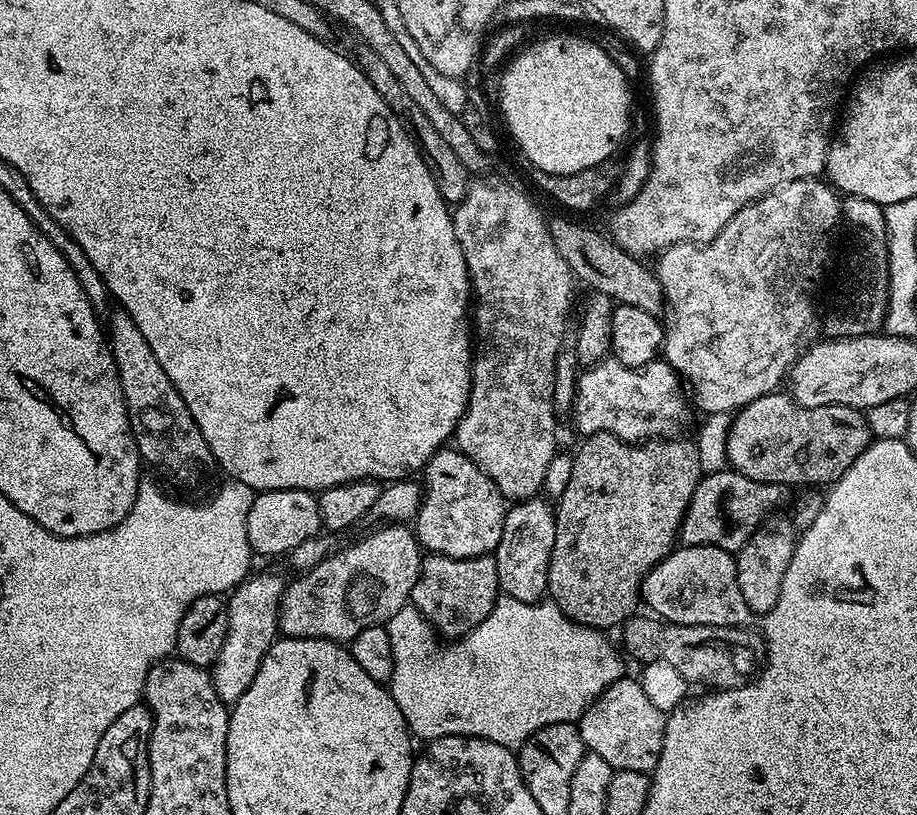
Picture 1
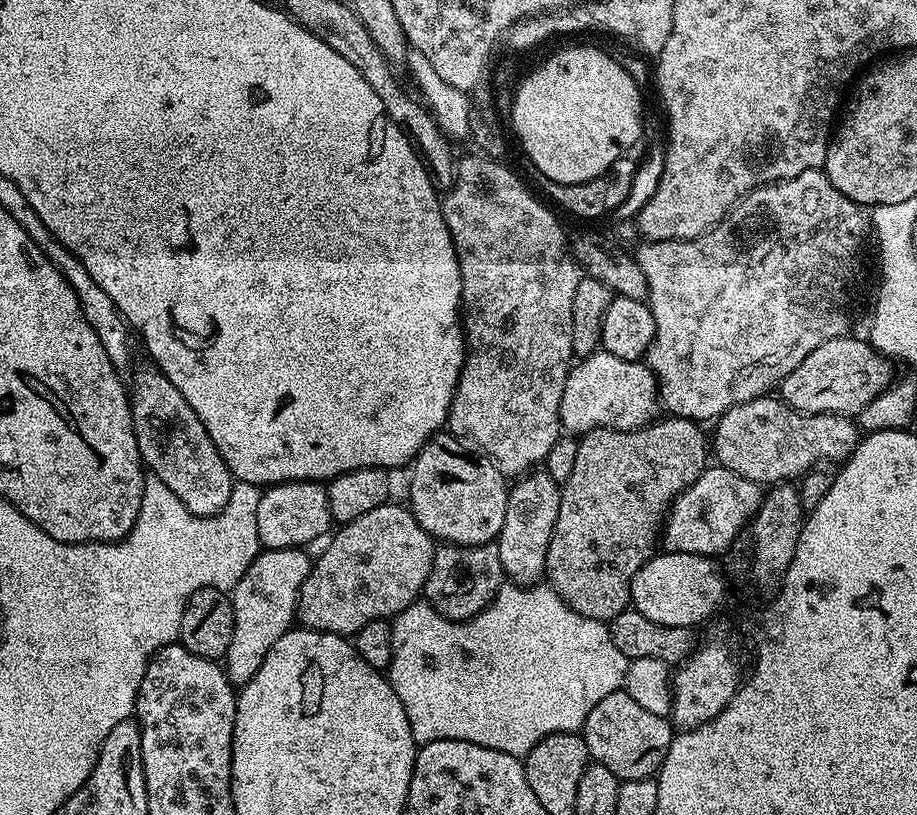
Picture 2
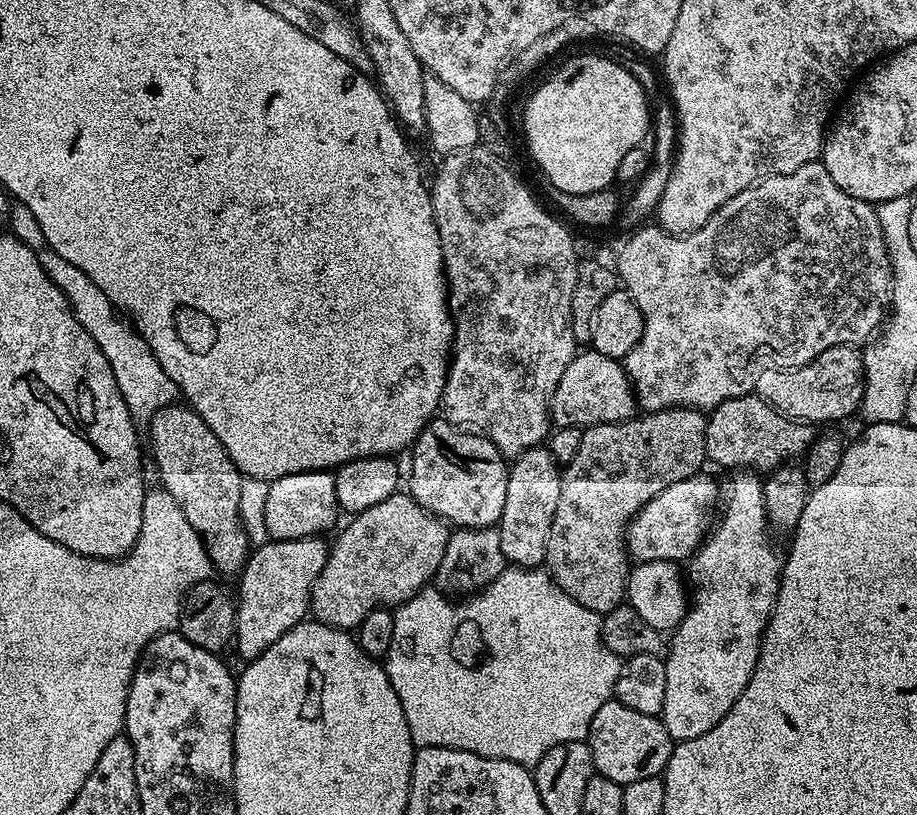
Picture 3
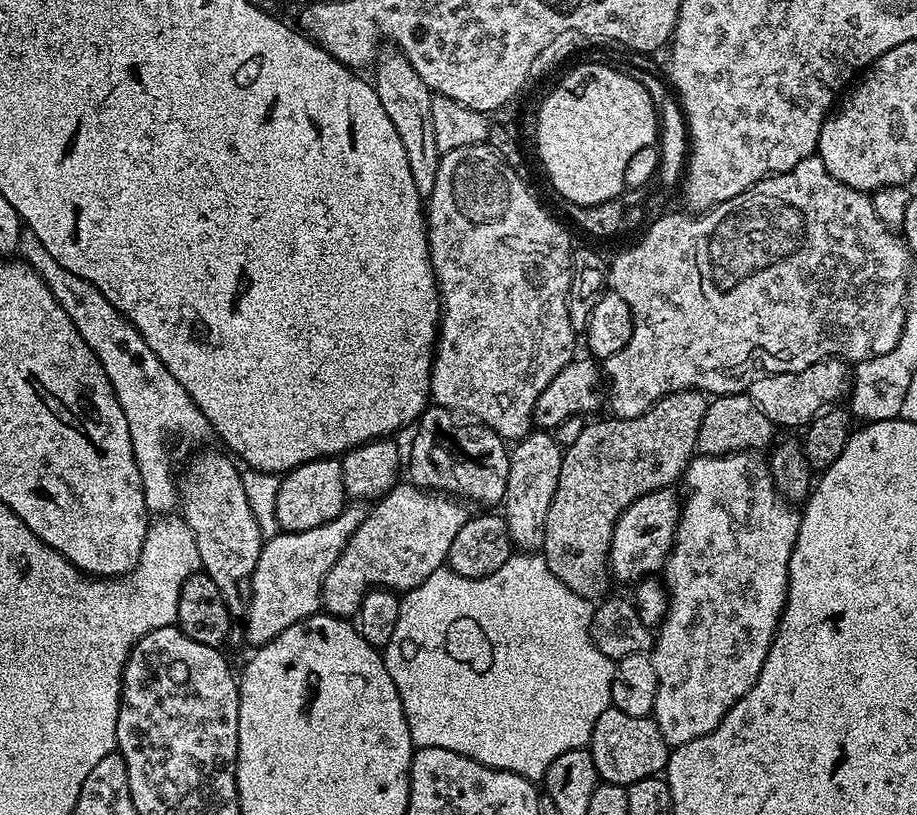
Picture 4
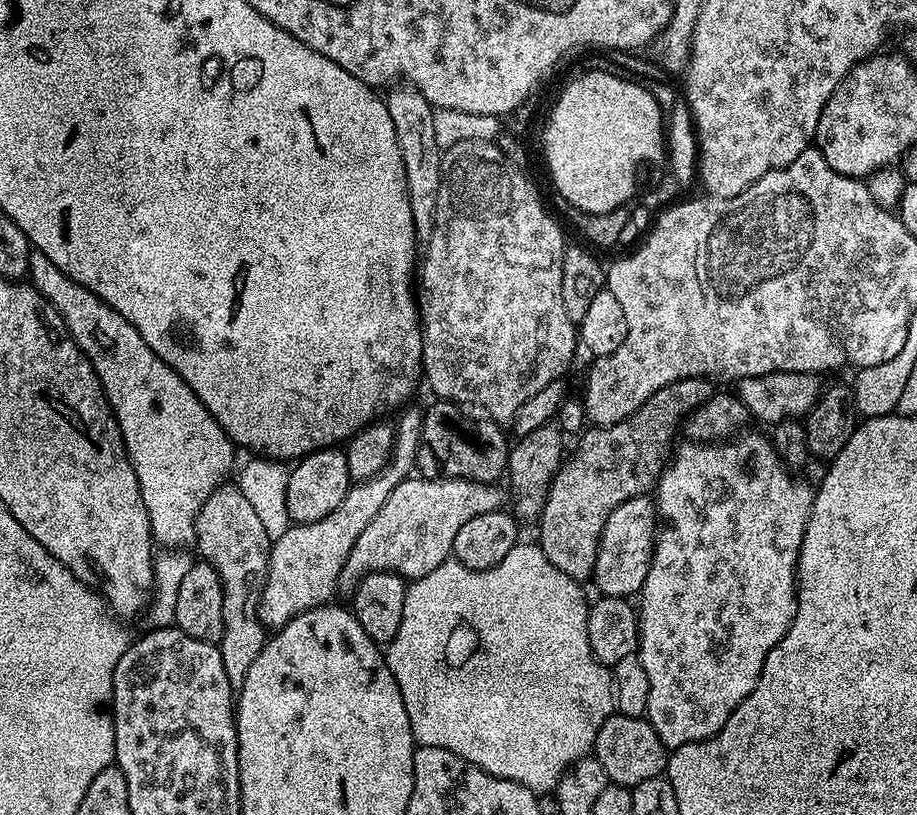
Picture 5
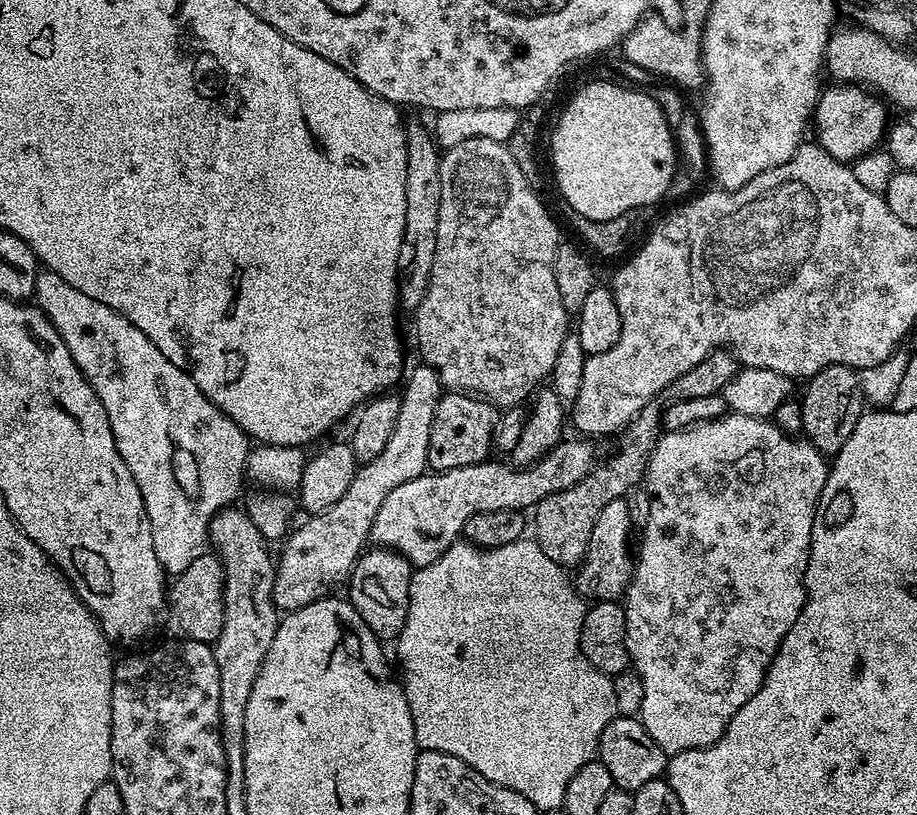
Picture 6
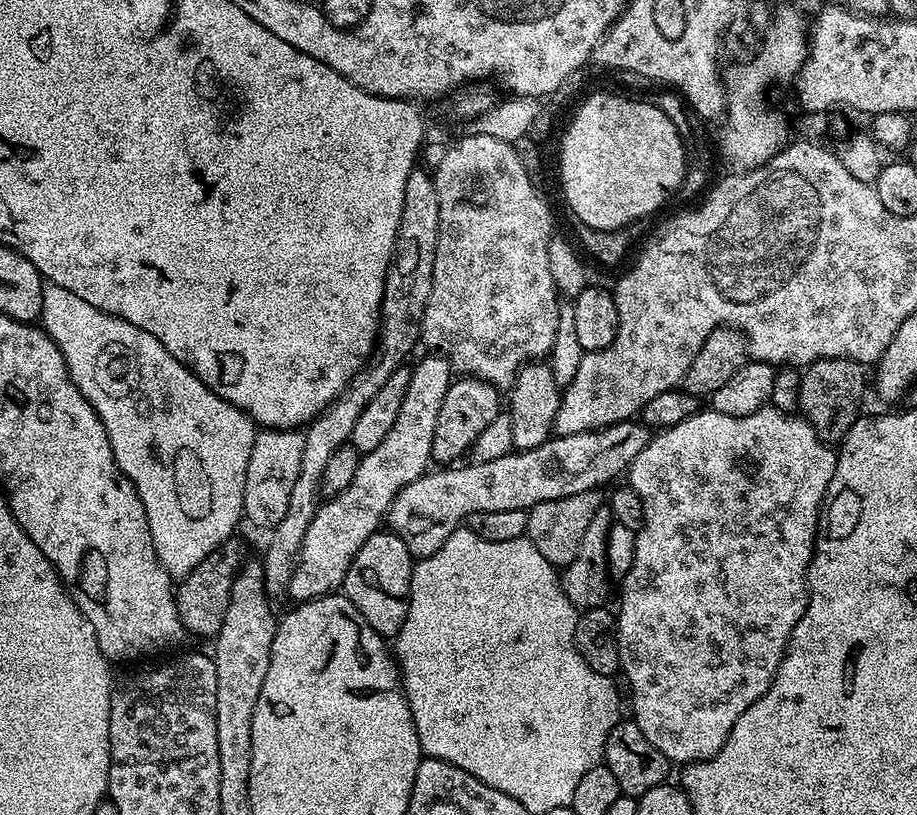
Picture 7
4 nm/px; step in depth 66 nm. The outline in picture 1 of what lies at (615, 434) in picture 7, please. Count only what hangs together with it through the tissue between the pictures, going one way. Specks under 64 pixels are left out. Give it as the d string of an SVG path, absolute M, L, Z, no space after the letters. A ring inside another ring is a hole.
M384 524L376 526L373 532L368 532L365 536L357 538L353 544L345 546L341 552L333 551L322 562L318 562L318 566L314 566L310 571L297 575L296 581L289 583L284 589L284 597L280 599L280 632L284 636L293 636L294 638L318 638L319 640L334 640L337 642L351 642L360 631L364 628L375 628L377 626L387 625L390 618L394 618L394 614L398 614L398 610L402 610L410 603L412 591L420 577L420 562L422 559L422 549L420 543L416 540L416 533L408 524Z

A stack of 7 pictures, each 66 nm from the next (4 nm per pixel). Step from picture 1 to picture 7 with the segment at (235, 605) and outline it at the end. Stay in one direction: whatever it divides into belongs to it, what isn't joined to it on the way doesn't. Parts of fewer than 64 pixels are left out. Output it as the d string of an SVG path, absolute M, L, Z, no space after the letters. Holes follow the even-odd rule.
M424 355L428 356L411 365L410 386L402 397L402 407L398 418L394 418L394 426L390 426L390 434L382 438L375 450L361 455L358 470L354 470L354 482L317 507L310 530L306 530L306 538L302 538L302 550L288 583L288 596L294 598L293 601L333 595L343 585L350 562L354 562L366 538L381 531L382 521L398 490L410 486L410 482L429 471L433 463L434 426L438 426L438 410L442 410L442 398L446 398L446 390L452 385L454 369L442 355Z

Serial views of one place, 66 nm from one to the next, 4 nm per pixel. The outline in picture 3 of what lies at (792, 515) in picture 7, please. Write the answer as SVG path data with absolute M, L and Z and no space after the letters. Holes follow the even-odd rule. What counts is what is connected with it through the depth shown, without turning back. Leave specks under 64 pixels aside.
M736 470L729 476L732 477L718 488L719 515L715 517L704 543L687 561L686 576L694 591L690 596L688 613L671 633L663 657L666 696L659 717L674 742L698 738L706 734L706 730L714 730L714 726L726 718L734 702L738 702L756 669L760 644L764 641L764 627L772 616L780 589L782 556L776 553L768 537L770 528L764 515L764 485L761 477L751 470Z

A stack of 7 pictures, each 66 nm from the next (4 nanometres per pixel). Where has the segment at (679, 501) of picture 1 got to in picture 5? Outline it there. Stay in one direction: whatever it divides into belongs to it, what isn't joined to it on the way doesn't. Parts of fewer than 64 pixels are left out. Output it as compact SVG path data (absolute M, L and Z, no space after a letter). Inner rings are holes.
M706 376L670 382L670 386L662 386L658 394L651 396L622 422L605 428L589 427L579 437L576 453L573 456L571 453L552 477L548 497L538 517L538 543L558 571L577 582L591 577L606 518L614 514L614 506L622 506L622 502L655 489L673 451L672 439L676 432L678 436L678 426L714 395L712 384L713 381Z

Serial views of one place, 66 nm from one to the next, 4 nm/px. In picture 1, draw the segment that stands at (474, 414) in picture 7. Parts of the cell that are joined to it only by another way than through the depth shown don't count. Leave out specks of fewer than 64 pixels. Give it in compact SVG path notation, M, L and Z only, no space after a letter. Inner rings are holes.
M445 446L437 450L422 469L422 495L420 509L414 521L416 540L425 553L450 558L478 558L495 553L502 538L502 526L506 501L496 483L489 478L469 456L465 456L455 446Z

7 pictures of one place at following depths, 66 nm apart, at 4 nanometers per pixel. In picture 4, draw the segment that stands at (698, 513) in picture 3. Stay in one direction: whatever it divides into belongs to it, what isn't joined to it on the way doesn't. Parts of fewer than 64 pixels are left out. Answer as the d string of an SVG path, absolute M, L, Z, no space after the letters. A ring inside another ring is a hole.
M671 487L654 490L650 494L638 498L630 506L626 506L626 510L618 518L608 551L608 566L613 581L621 580L622 583L632 586L661 571L664 561L668 559L668 554L676 542L676 527L680 521L680 509L682 507L681 497L675 496L672 491Z

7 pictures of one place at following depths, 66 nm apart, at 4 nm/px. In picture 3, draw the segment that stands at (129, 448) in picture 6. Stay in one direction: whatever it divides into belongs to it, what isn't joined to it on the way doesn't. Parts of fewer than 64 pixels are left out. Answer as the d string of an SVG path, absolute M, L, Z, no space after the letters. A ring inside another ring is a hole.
M13 203L6 224L11 235L17 236L26 246L30 246L30 250L36 252L42 270L46 270L54 286L58 286L58 290L66 294L74 318L82 322L82 330L86 330L86 334L90 334L90 338L98 342L98 350L106 354L106 362L110 362L110 370L114 370L118 390L122 390L122 398L126 398L126 406L133 420L147 422L159 408L175 405L178 400L176 383L168 377L166 370L162 370L162 366L158 366L158 358L154 358L148 343L114 307L110 298L106 298L106 294L102 294L102 290L98 290L98 286L94 286L94 282L90 282L90 278L86 278L86 274L78 270L78 266L66 262L66 258L62 258L62 254L58 254L58 250L54 250L50 242L46 242L42 226L38 226L38 218L30 214L28 207Z

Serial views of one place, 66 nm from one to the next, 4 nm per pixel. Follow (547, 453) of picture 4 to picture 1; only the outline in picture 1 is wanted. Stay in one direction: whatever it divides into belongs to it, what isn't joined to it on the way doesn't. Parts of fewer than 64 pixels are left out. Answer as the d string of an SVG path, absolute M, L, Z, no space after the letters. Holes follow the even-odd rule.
M547 499L517 500L505 511L502 538L494 553L498 566L498 582L503 595L531 604L545 599L550 554L554 550L555 537L556 514Z

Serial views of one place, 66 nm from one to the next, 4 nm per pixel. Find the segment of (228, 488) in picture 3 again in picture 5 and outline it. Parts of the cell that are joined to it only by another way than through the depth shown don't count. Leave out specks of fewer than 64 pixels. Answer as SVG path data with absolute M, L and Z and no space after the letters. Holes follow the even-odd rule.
M225 482L219 488L215 488L206 498L202 510L196 515L196 538L194 548L200 551L199 559L205 564L214 566L214 570L220 579L222 586L222 638L219 642L222 654L222 666L226 666L226 678L232 683L233 689L240 689L244 685L246 670L258 658L260 651L264 649L266 629L260 620L258 606L260 595L264 589L264 579L268 573L268 549L270 541L266 534L266 526L262 526L262 518L254 514L254 506L250 506L250 498L243 487L235 488L232 482Z

